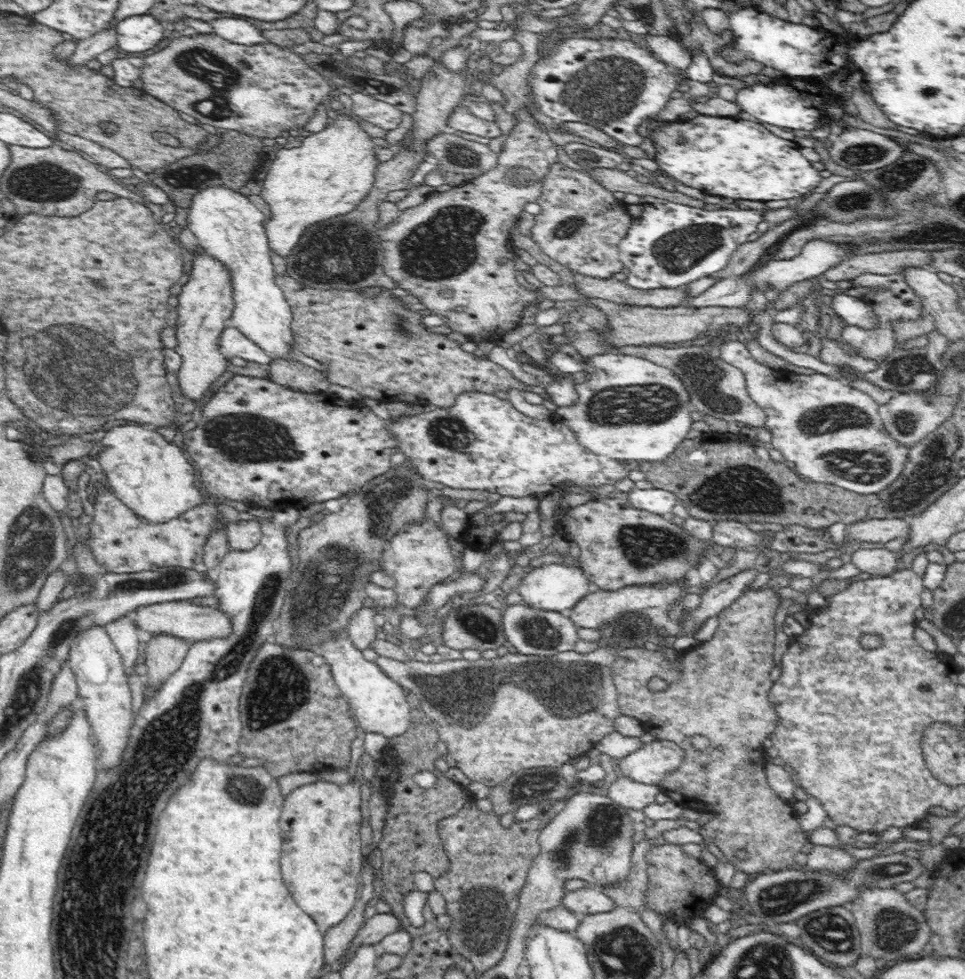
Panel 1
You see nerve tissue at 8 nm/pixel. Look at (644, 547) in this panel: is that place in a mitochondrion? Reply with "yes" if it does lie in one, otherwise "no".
yes

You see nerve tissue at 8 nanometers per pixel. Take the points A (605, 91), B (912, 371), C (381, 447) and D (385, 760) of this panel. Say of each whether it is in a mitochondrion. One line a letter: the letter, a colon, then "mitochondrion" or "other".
A: mitochondrion
B: mitochondrion
C: other
D: other

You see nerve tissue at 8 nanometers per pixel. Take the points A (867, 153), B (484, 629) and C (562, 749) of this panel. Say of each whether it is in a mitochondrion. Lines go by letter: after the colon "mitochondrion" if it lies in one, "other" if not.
A: mitochondrion
B: mitochondrion
C: other

